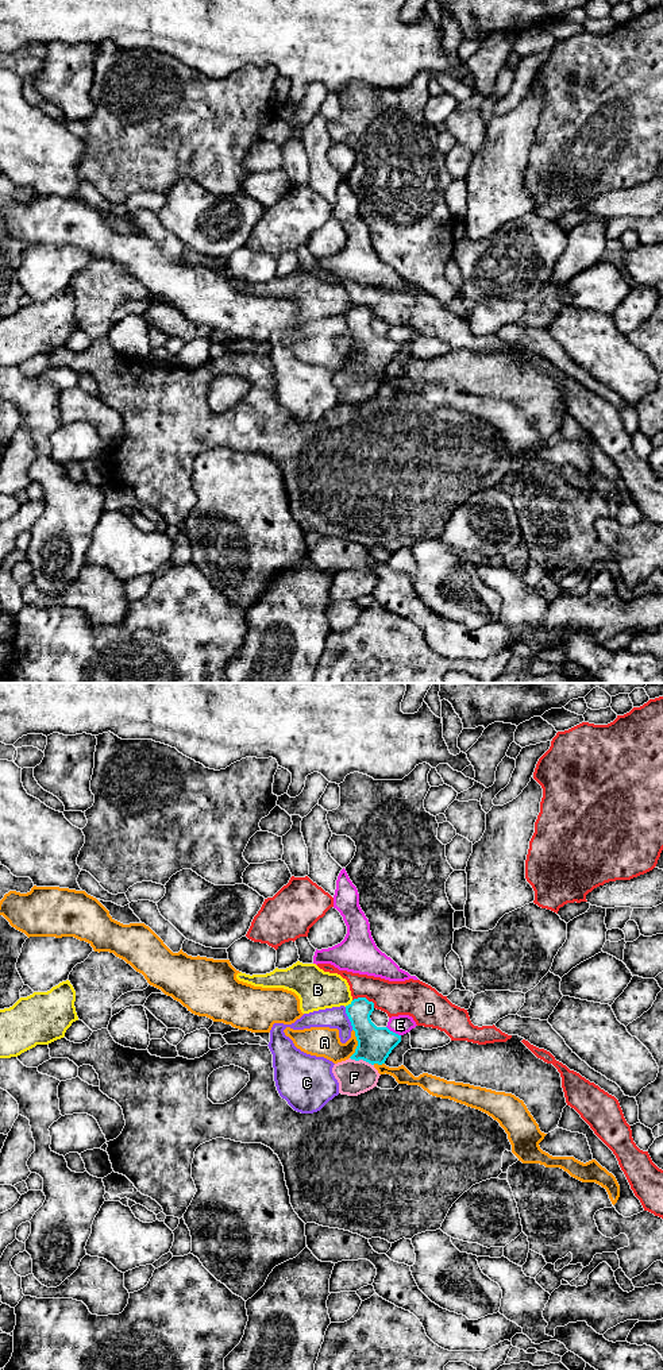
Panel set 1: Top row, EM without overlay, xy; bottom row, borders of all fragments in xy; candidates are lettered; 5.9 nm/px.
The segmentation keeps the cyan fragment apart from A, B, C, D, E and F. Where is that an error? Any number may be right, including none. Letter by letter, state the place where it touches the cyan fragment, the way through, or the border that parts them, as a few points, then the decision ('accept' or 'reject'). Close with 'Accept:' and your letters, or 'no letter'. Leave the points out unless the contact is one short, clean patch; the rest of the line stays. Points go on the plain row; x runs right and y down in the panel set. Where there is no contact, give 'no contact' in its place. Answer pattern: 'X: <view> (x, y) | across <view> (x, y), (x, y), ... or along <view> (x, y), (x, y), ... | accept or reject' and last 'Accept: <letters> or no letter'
A: xy (358, 352) | reject
B: xy (349, 313) | reject
C: xy (349, 327) | along xy (345, 316), (353, 338) | reject
D: xy (365, 307) | along xy (353, 308), (366, 307), (374, 316) | reject
E: xy (392, 340) | reject
F: xy (362, 367) | across xy (374, 352), (362, 367), (358, 382), (354, 386) | accept
Accept: F

